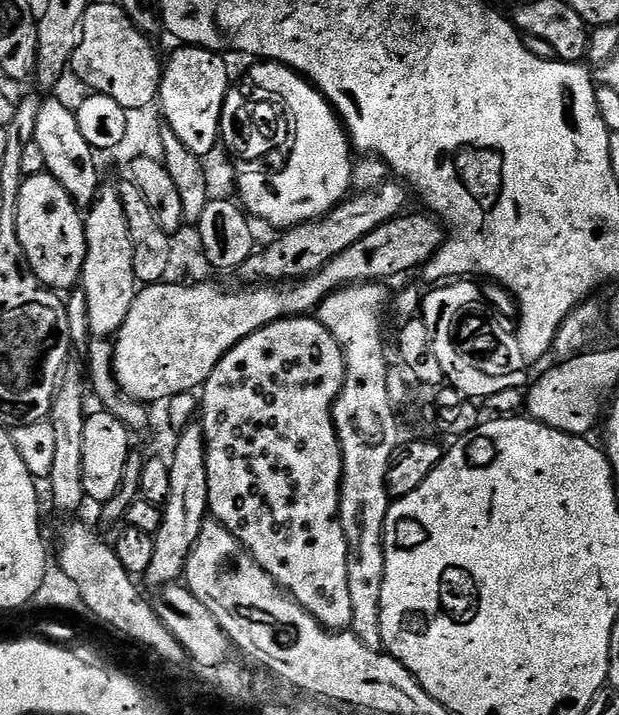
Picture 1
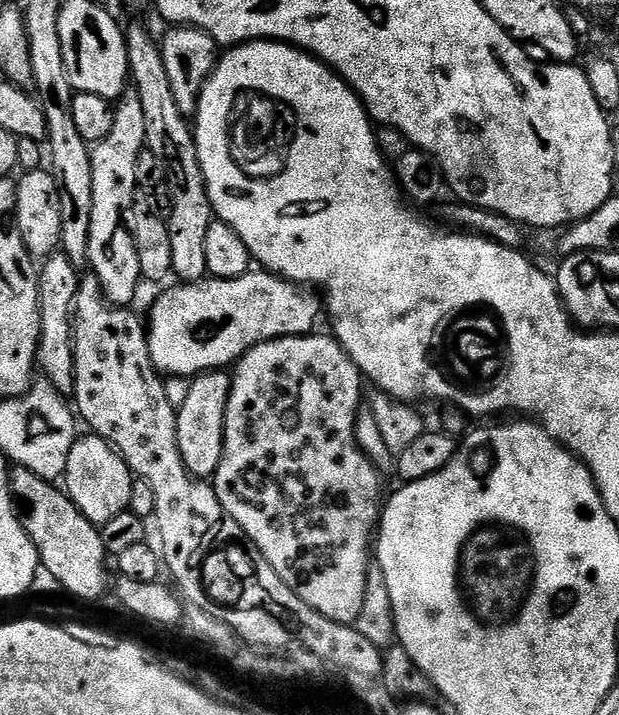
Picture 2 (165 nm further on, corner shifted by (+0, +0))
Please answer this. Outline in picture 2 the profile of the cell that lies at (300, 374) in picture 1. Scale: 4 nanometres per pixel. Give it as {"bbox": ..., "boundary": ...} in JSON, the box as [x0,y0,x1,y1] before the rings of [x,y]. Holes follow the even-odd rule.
{"bbox":[214,335,386,625],"boundary":[[[316,335],[283,336],[277,340],[267,340],[251,348],[246,355],[236,361],[234,371],[231,373],[230,398],[226,402],[222,458],[214,477],[214,487],[218,502],[222,502],[226,514],[230,514],[234,522],[242,526],[242,530],[248,535],[250,542],[254,542],[262,558],[270,562],[274,574],[278,574],[278,578],[282,578],[282,582],[286,582],[286,586],[290,586],[290,590],[294,590],[294,594],[298,594],[298,598],[302,598],[306,606],[318,610],[318,614],[336,624],[355,625],[358,610],[362,610],[362,594],[366,594],[370,549],[374,544],[374,533],[382,515],[382,501],[385,499],[386,491],[384,492],[384,484],[380,481],[381,469],[377,468],[372,459],[361,450],[356,437],[356,418],[362,408],[360,371],[335,336]]]}

